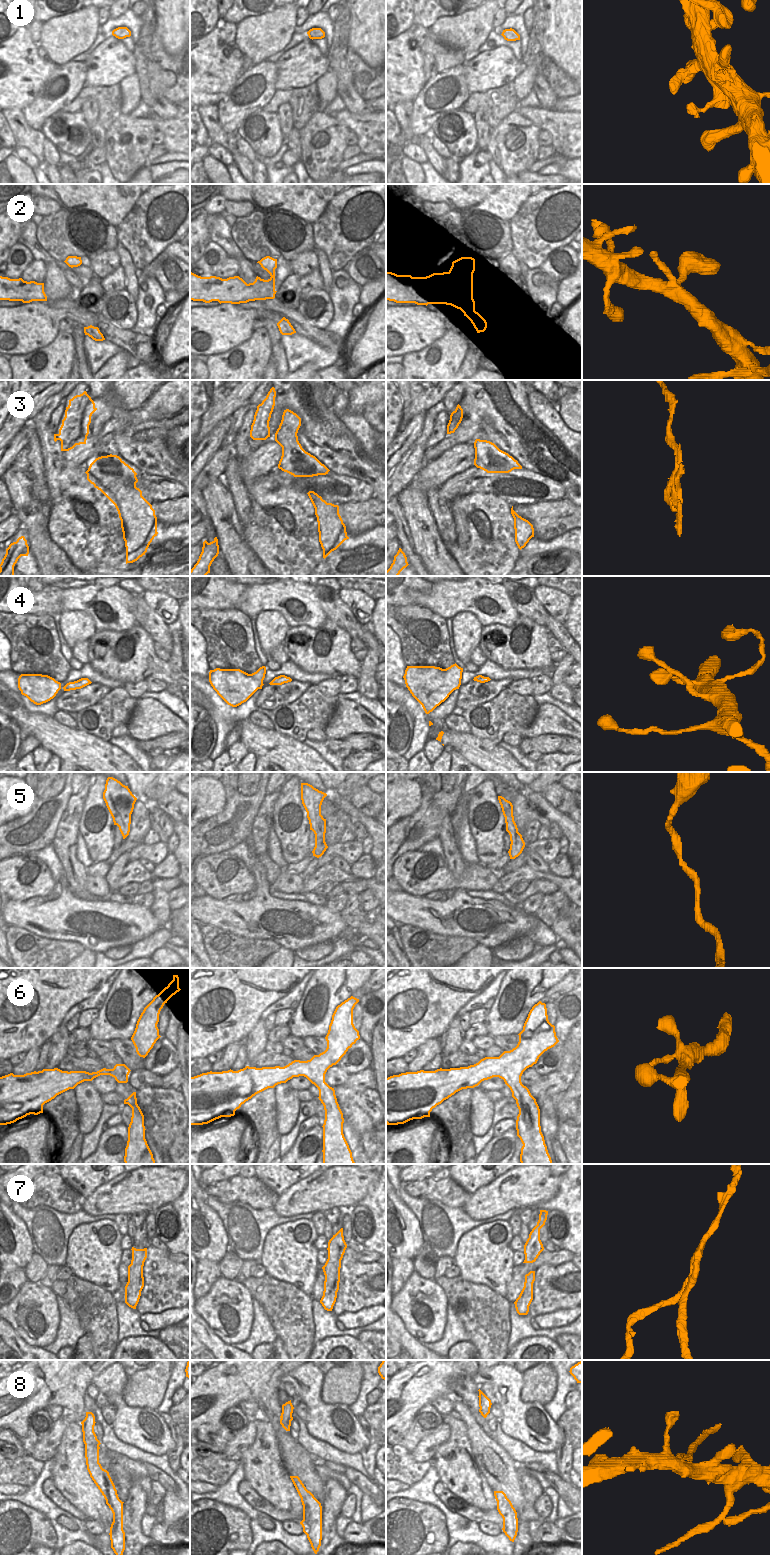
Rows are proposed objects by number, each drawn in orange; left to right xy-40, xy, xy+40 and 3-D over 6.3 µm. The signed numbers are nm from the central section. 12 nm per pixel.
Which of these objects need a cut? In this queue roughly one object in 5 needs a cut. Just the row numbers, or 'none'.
7, 8

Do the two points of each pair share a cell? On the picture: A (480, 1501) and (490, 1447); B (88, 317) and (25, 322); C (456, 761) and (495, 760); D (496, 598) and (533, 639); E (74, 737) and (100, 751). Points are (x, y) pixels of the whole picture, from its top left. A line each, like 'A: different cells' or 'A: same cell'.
A: different cells
B: same cell
C: different cells
D: different cells
E: same cell

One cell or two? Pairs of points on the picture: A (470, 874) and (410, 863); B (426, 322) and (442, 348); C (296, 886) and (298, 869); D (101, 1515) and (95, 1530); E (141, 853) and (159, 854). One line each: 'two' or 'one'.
A: one
B: two
C: two
D: two
E: one

